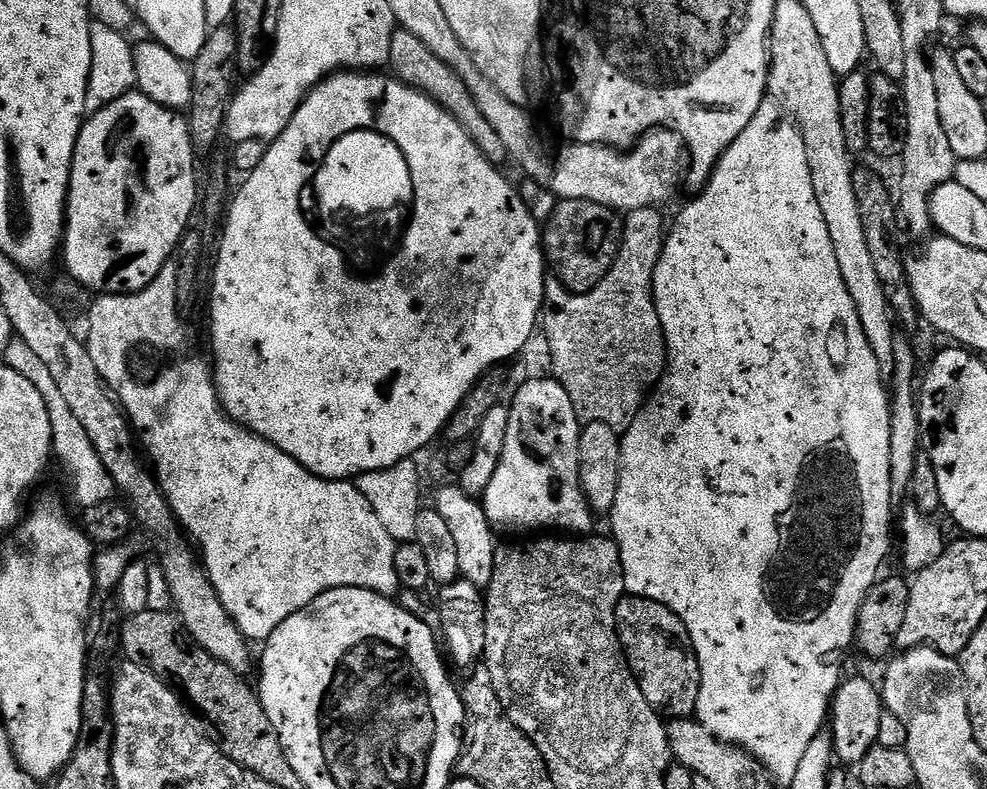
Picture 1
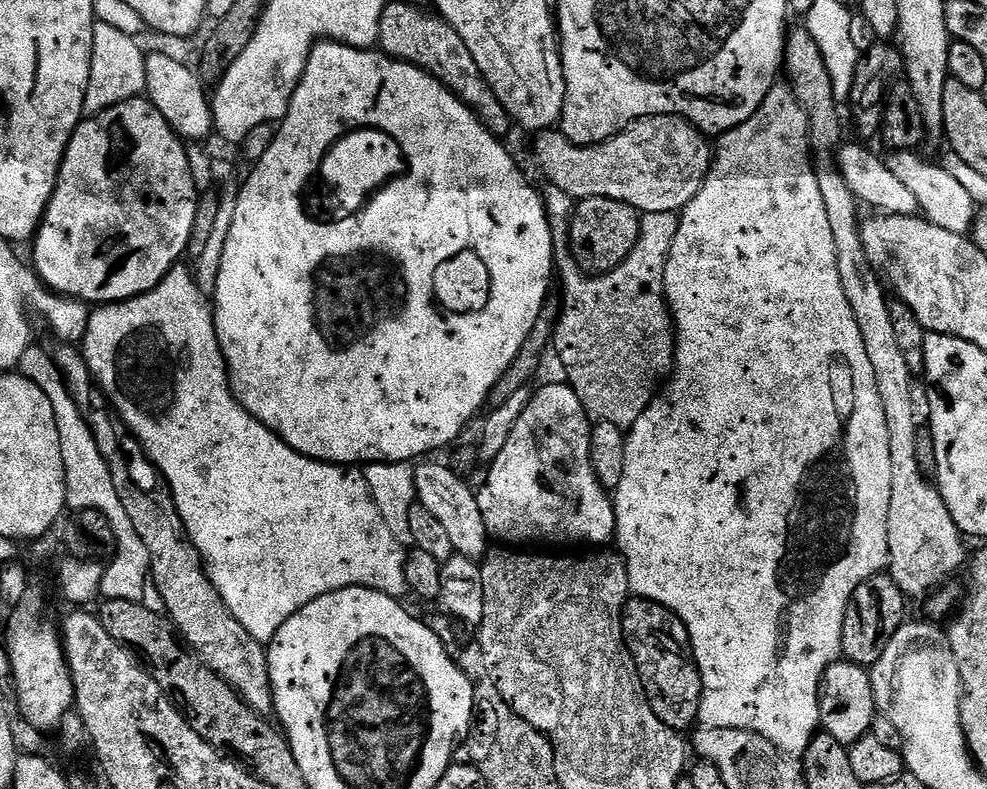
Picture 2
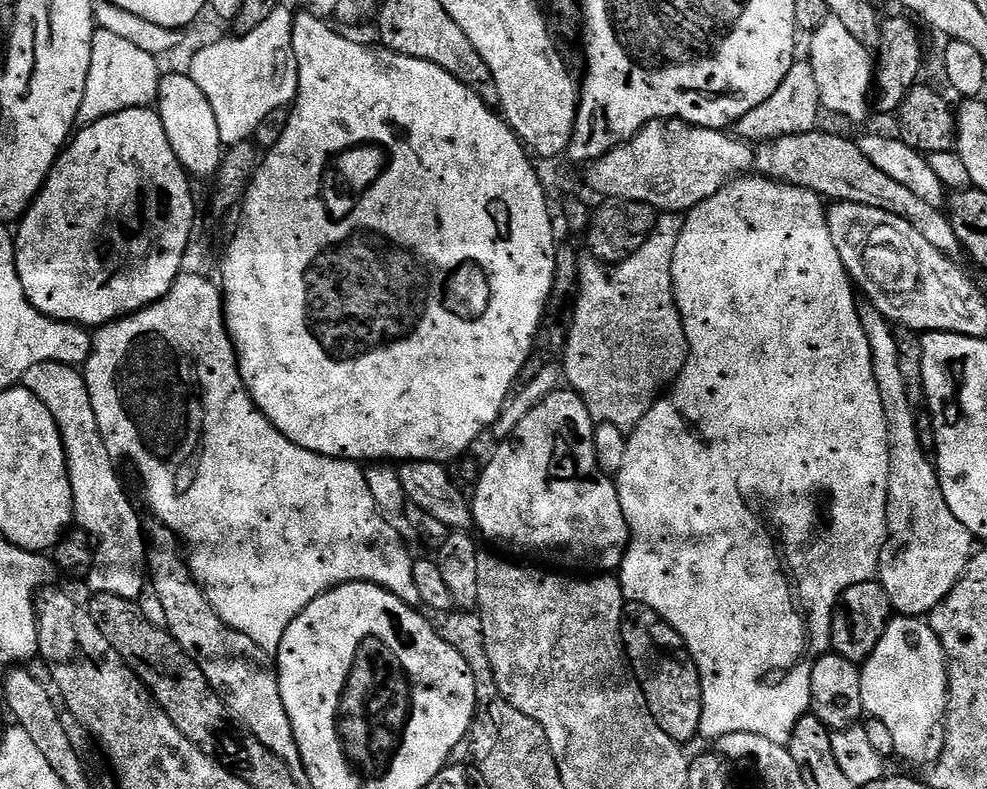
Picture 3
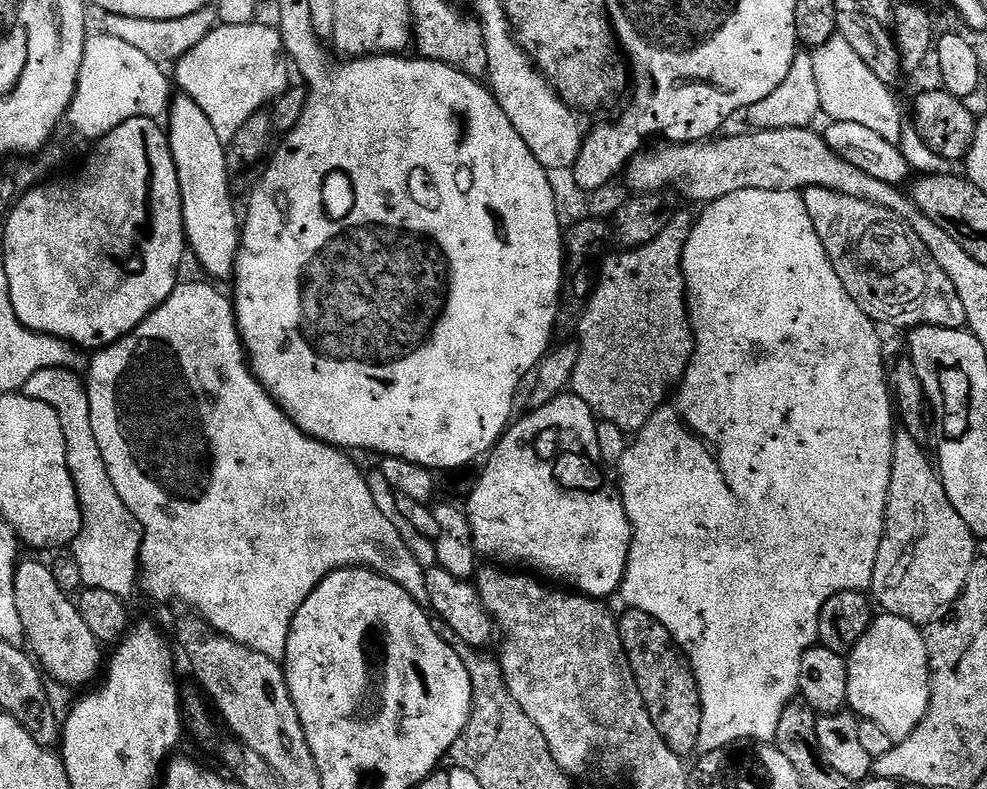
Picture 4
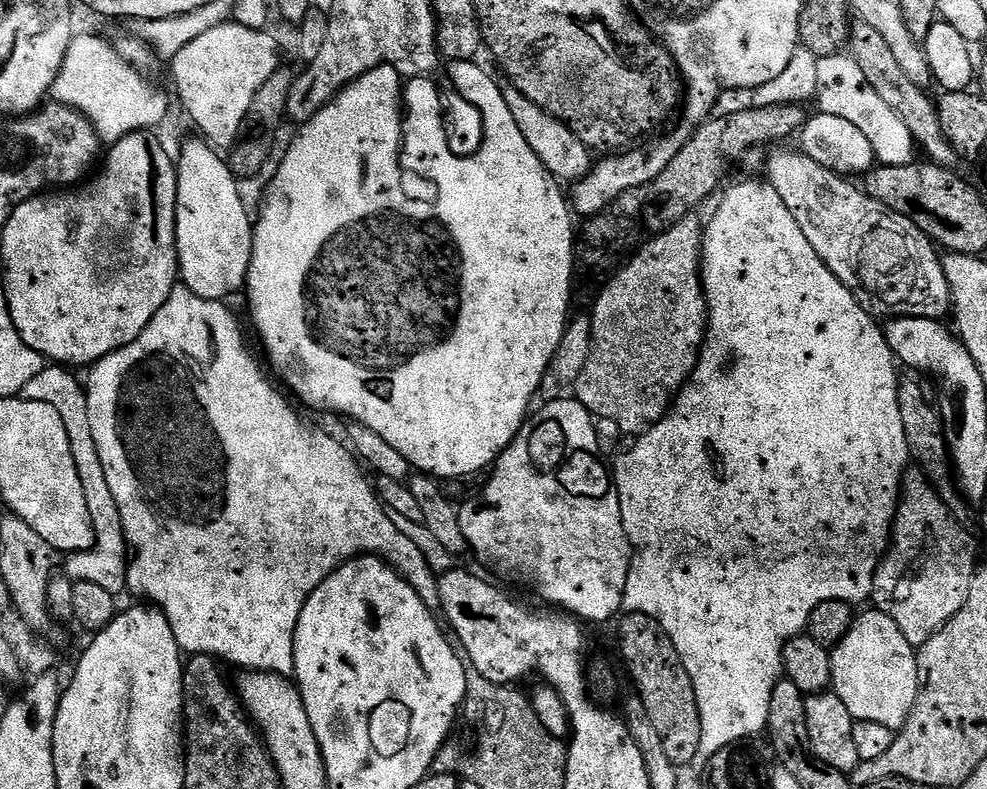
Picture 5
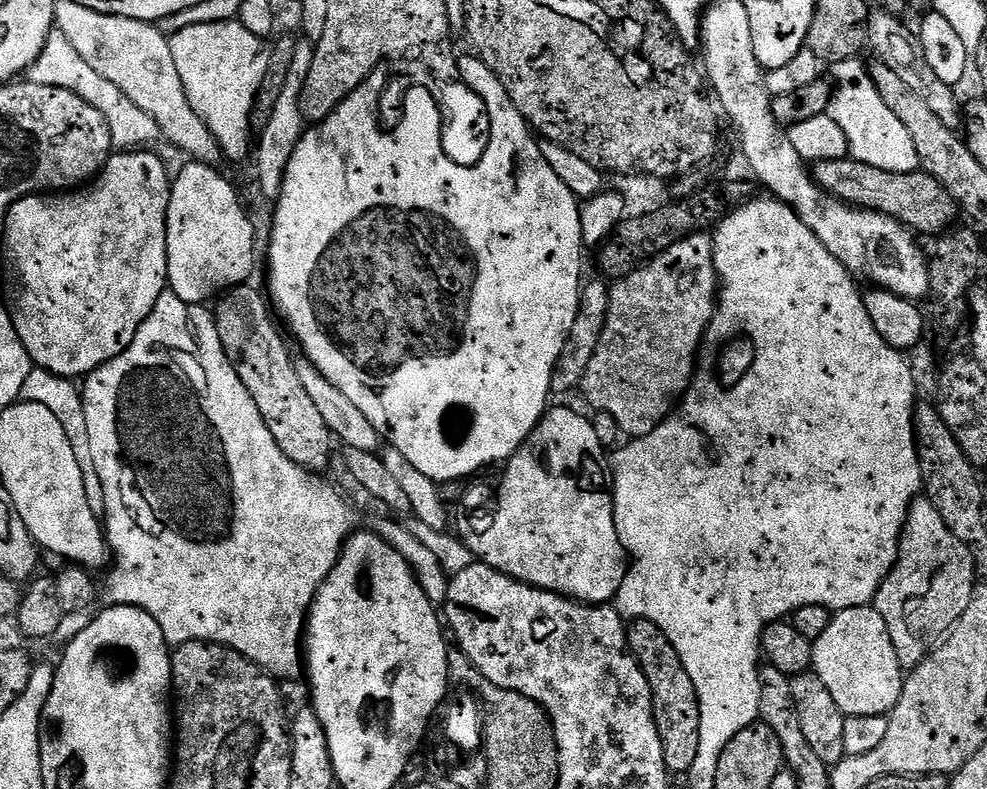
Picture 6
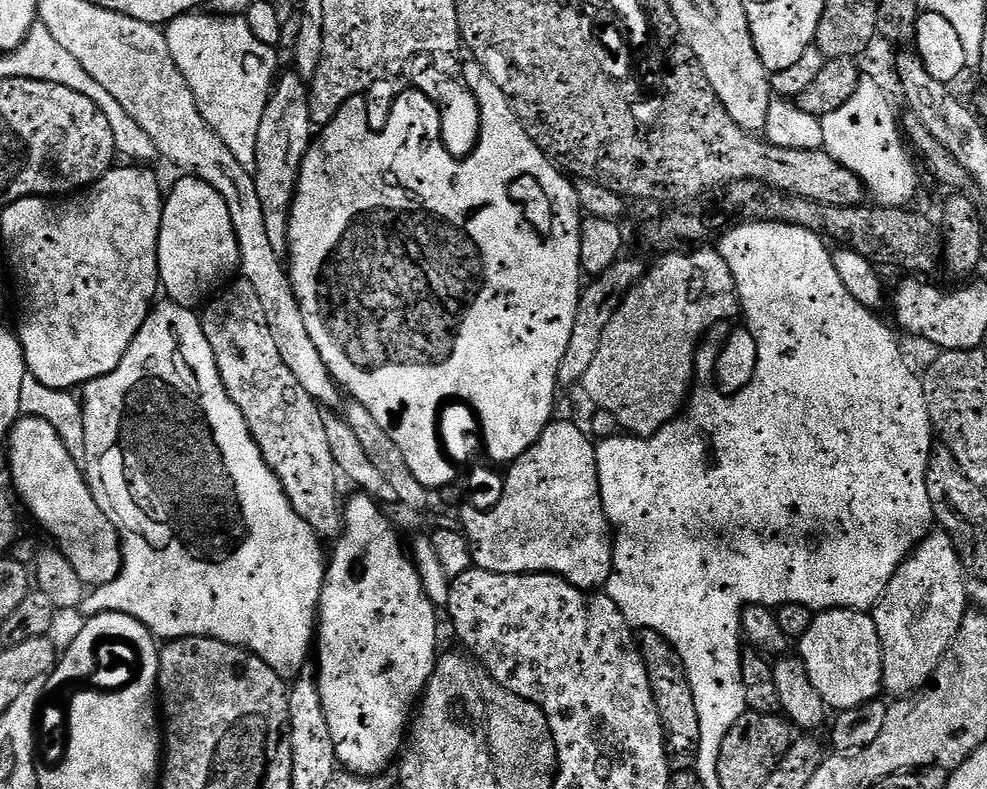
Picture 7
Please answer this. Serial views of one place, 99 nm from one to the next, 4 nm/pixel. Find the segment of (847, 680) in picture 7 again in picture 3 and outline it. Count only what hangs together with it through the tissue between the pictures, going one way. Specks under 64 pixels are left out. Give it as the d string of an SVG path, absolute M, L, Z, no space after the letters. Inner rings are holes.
M897 615L886 626L874 654L860 668L862 706L871 719L883 722L894 737L894 753L912 764L931 766L944 748L944 717L948 714L948 659L927 619Z

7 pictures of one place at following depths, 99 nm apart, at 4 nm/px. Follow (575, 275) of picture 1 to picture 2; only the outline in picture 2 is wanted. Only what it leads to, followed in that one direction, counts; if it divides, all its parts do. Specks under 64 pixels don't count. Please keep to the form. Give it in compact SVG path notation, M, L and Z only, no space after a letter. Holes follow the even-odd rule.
M586 198L575 205L566 235L576 265L586 274L613 272L640 240L640 218L634 206L614 198Z

